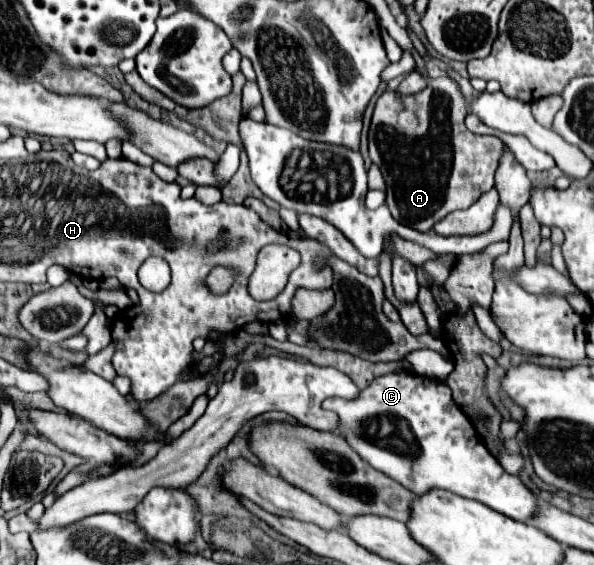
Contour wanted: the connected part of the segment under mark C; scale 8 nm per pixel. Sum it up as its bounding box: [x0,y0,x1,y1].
[324,372,538,522]

